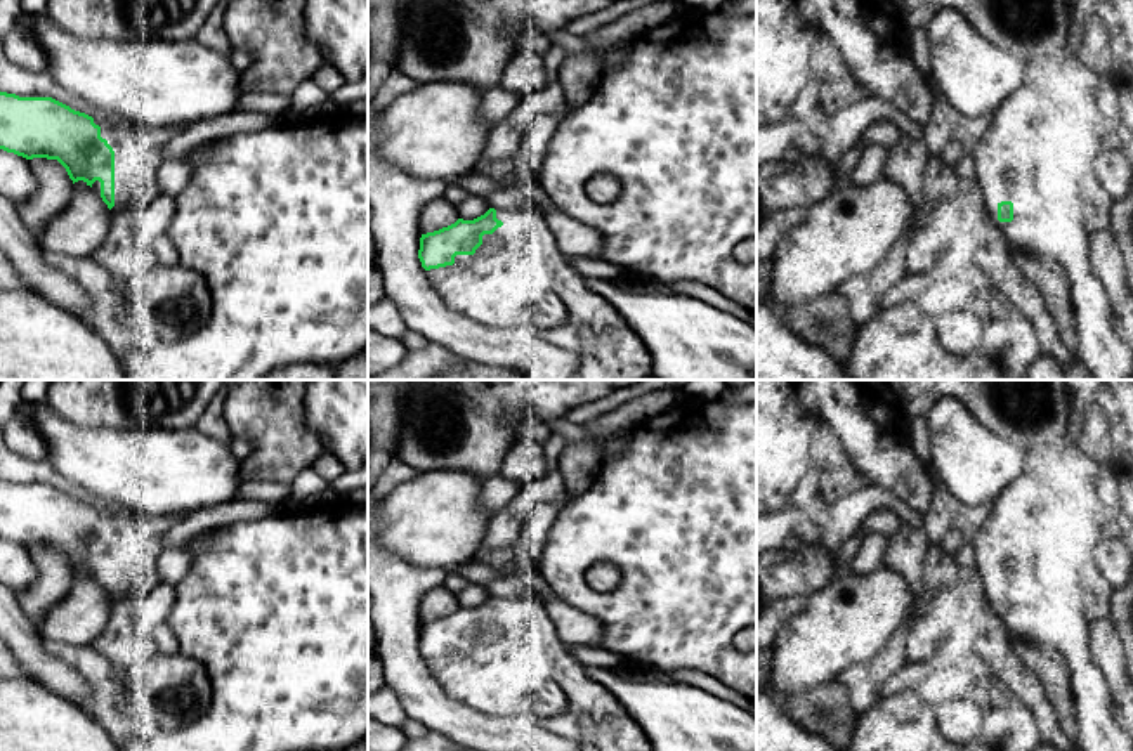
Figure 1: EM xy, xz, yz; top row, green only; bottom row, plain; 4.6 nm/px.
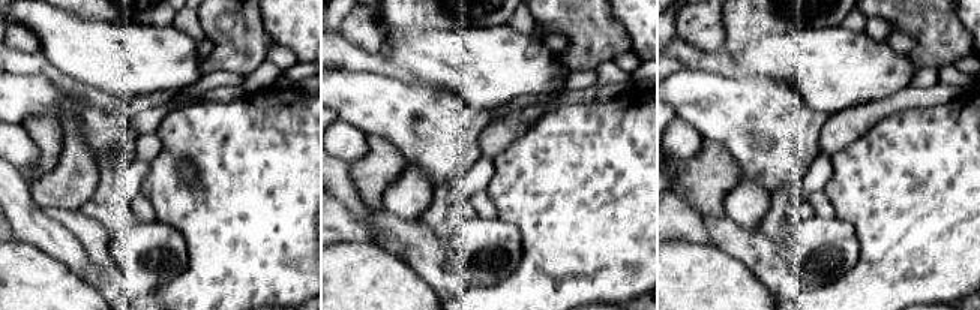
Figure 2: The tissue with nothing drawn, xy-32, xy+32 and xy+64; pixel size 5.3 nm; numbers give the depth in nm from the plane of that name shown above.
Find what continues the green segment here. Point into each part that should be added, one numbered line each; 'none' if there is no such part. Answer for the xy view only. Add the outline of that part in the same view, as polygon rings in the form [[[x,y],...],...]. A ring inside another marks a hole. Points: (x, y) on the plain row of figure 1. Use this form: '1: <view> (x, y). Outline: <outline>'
1: xy (137, 542). Outline: [[[94,505],[94,512],[115,539],[115,595],[109,600],[135,598],[154,588],[160,583],[156,562],[165,552],[163,531],[127,508],[109,513]]]

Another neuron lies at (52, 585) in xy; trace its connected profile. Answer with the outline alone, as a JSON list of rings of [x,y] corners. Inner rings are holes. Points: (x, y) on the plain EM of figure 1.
[[[33,546],[29,555],[38,569],[38,578],[33,584],[16,593],[19,607],[38,631],[45,614],[68,597],[73,569],[57,548]]]

